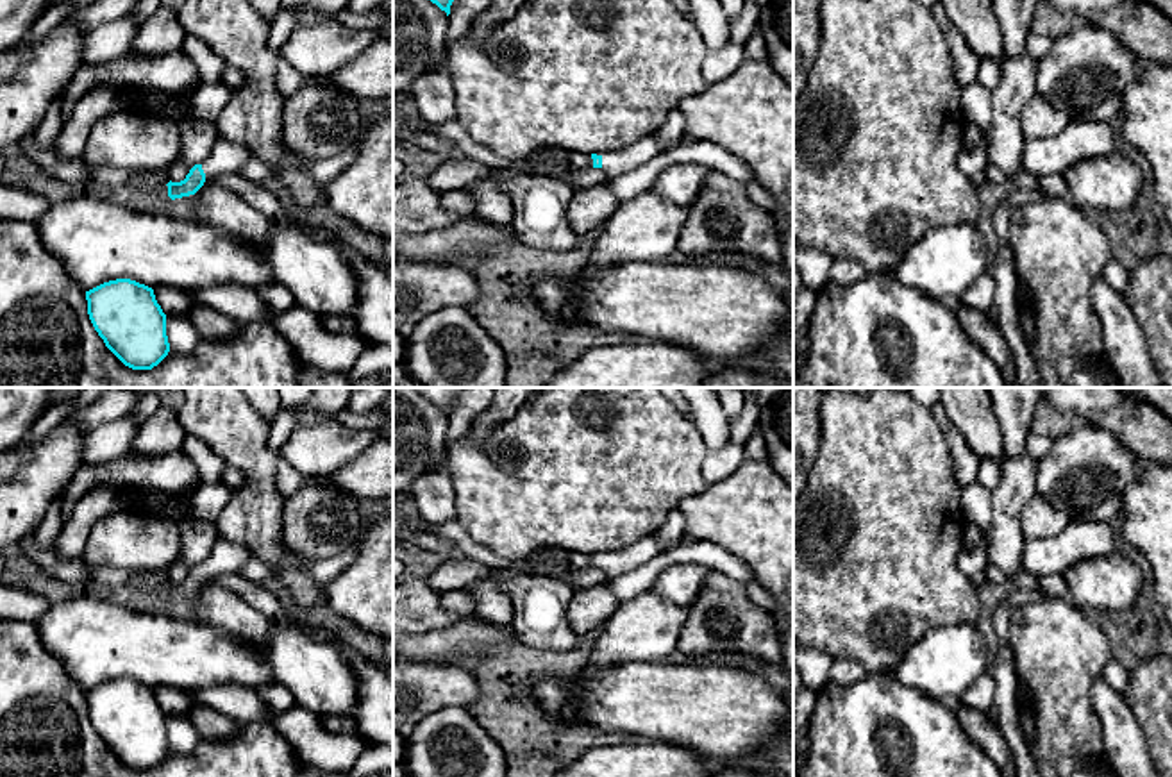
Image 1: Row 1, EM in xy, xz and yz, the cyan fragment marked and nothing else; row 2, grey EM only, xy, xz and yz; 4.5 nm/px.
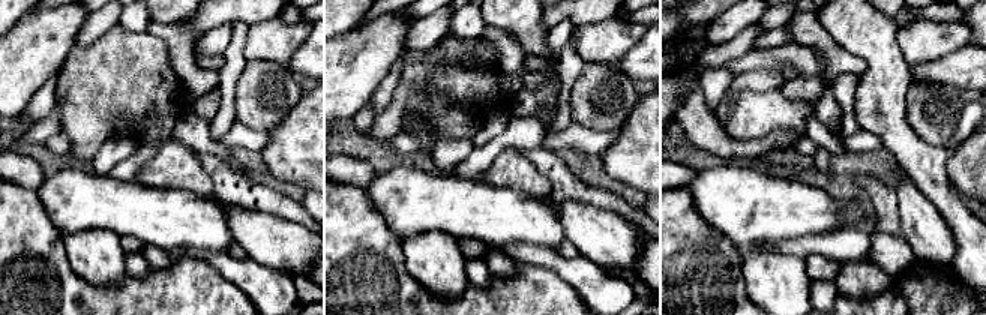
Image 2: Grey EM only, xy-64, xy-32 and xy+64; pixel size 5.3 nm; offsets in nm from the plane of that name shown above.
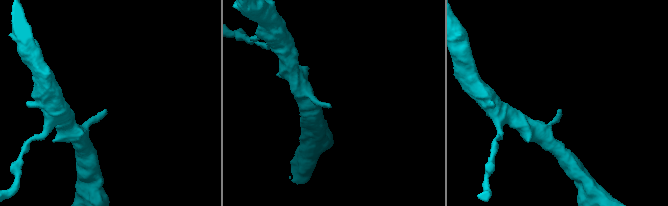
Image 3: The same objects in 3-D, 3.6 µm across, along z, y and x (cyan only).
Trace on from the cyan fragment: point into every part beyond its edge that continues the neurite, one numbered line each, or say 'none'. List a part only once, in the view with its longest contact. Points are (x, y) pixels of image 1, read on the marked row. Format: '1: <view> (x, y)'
1: xy (226, 158)

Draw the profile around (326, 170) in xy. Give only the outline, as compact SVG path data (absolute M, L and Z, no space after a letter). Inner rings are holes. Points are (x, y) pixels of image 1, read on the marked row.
M354 146L347 148L343 154L322 159L322 161L309 161L298 157L289 150L289 161L307 171L314 180L320 184L329 184L336 179L343 170L347 170L354 161L356 150Z

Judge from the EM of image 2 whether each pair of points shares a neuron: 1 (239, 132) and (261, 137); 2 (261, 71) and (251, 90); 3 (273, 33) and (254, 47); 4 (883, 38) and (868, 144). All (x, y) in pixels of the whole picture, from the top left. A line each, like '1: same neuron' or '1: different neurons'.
1: same neuron
2: same neuron
3: same neuron
4: different neurons

